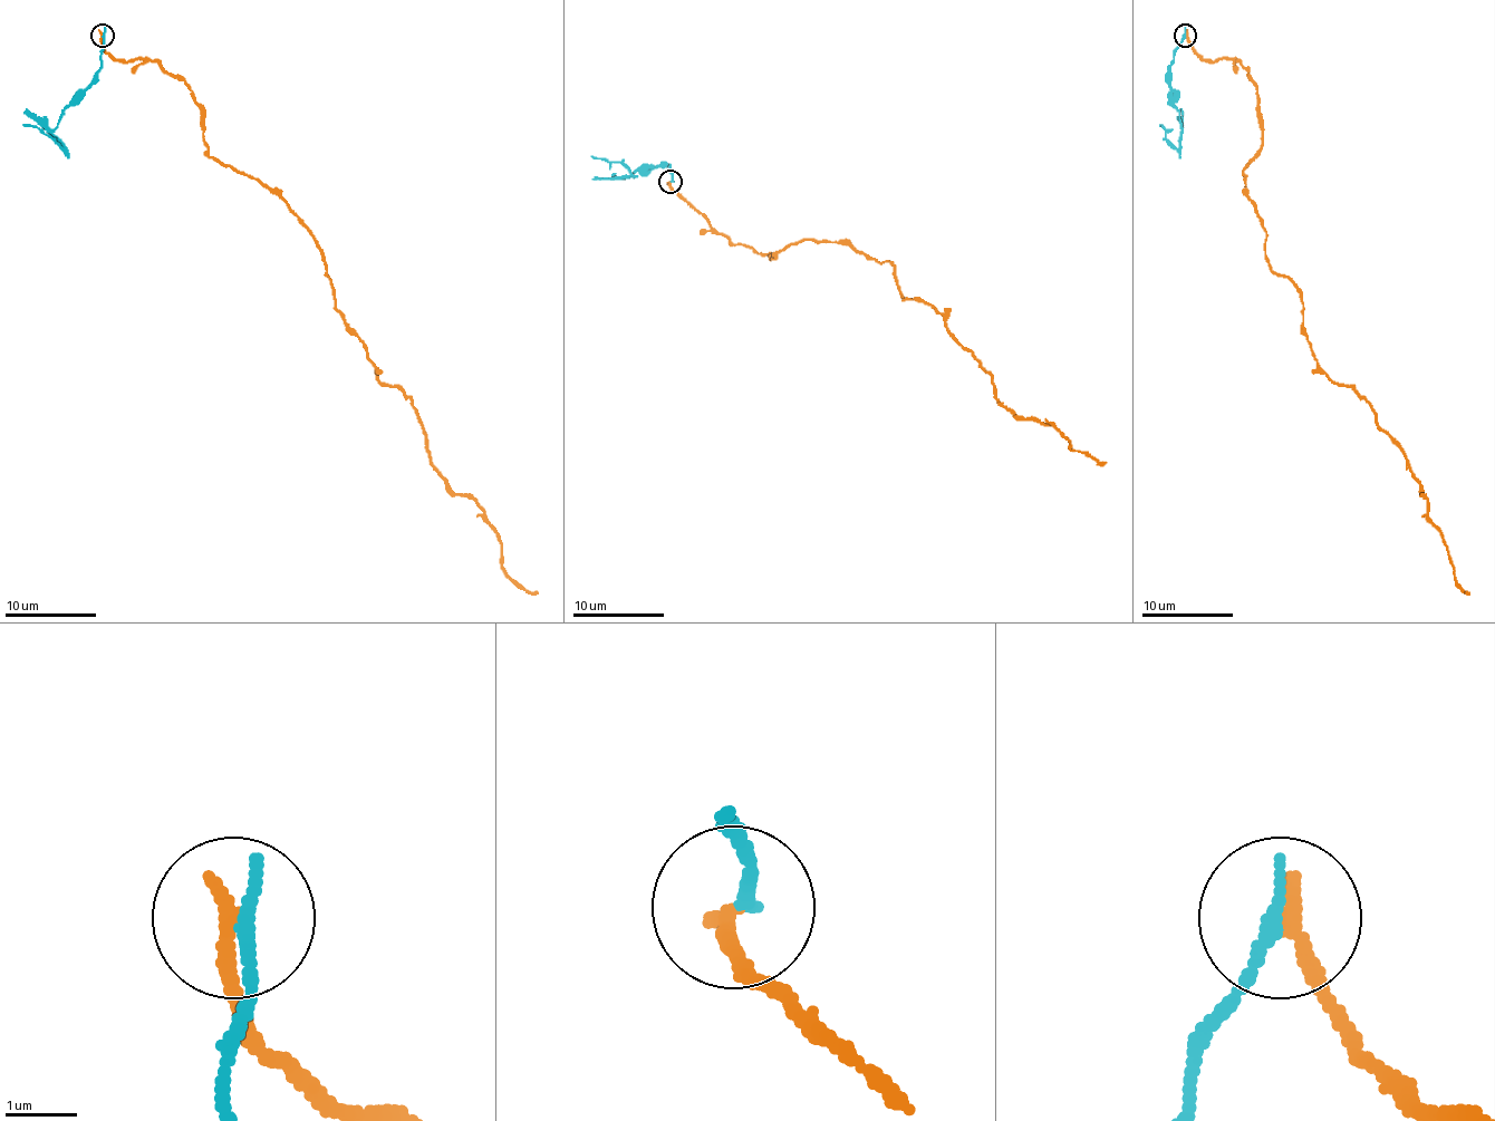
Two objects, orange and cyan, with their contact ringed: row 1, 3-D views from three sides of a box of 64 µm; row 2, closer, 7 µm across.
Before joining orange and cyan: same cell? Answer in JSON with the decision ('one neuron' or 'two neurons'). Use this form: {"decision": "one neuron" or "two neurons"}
{"decision": "two neurons"}

